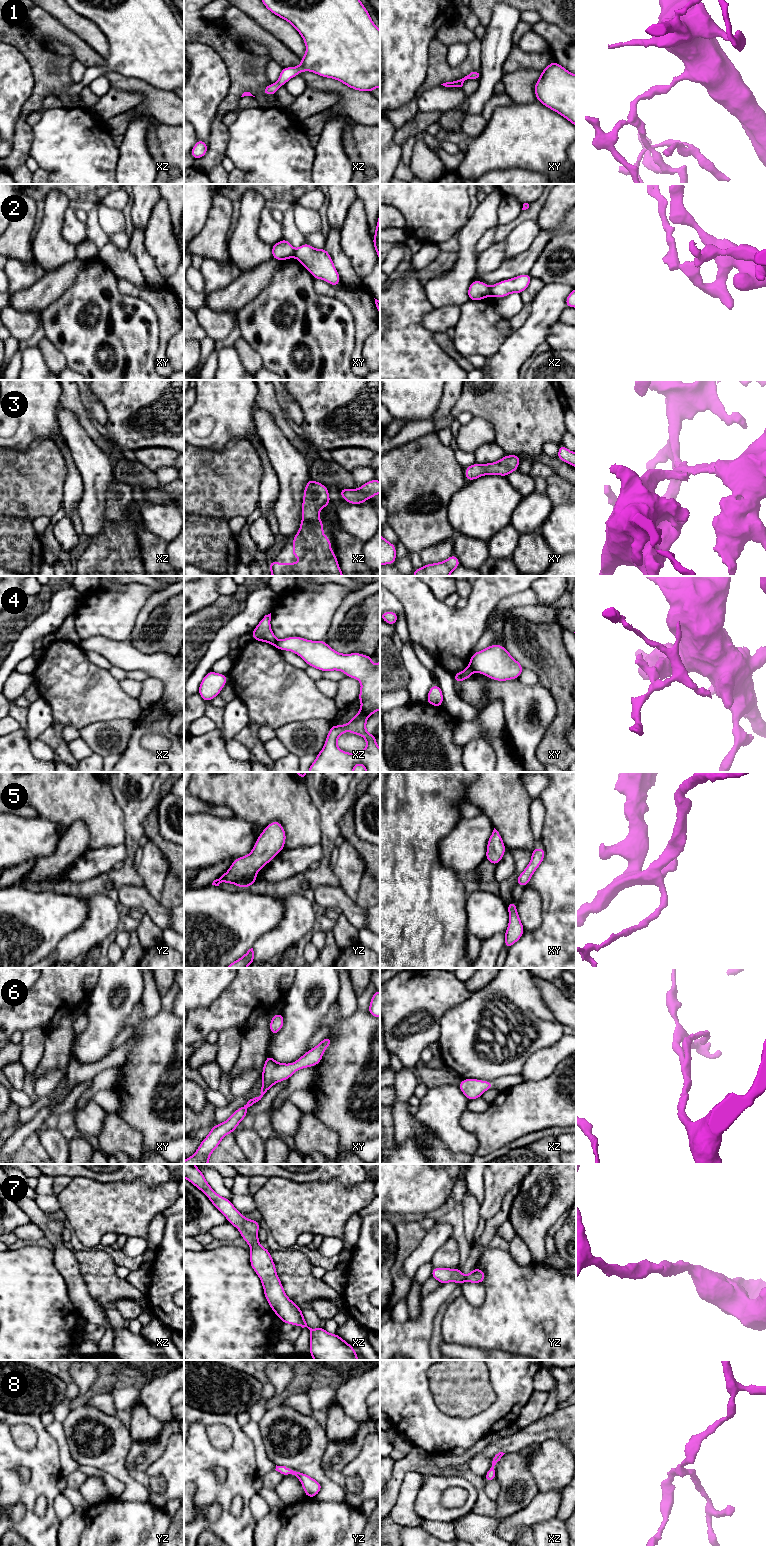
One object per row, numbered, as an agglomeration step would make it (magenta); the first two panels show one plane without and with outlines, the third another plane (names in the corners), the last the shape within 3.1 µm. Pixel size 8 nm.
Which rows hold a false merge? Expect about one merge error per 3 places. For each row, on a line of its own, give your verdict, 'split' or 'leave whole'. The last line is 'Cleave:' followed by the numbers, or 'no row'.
1: leave whole
2: split
3: leave whole
4: split
5: leave whole
6: leave whole
7: leave whole
8: leave whole
Cleave: 2, 4

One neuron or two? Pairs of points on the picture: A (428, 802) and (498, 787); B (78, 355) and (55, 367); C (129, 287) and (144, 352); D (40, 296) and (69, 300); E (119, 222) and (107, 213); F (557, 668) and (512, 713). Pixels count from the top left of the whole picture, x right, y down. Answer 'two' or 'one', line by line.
A: two
B: two
C: two
D: two
E: one
F: two

